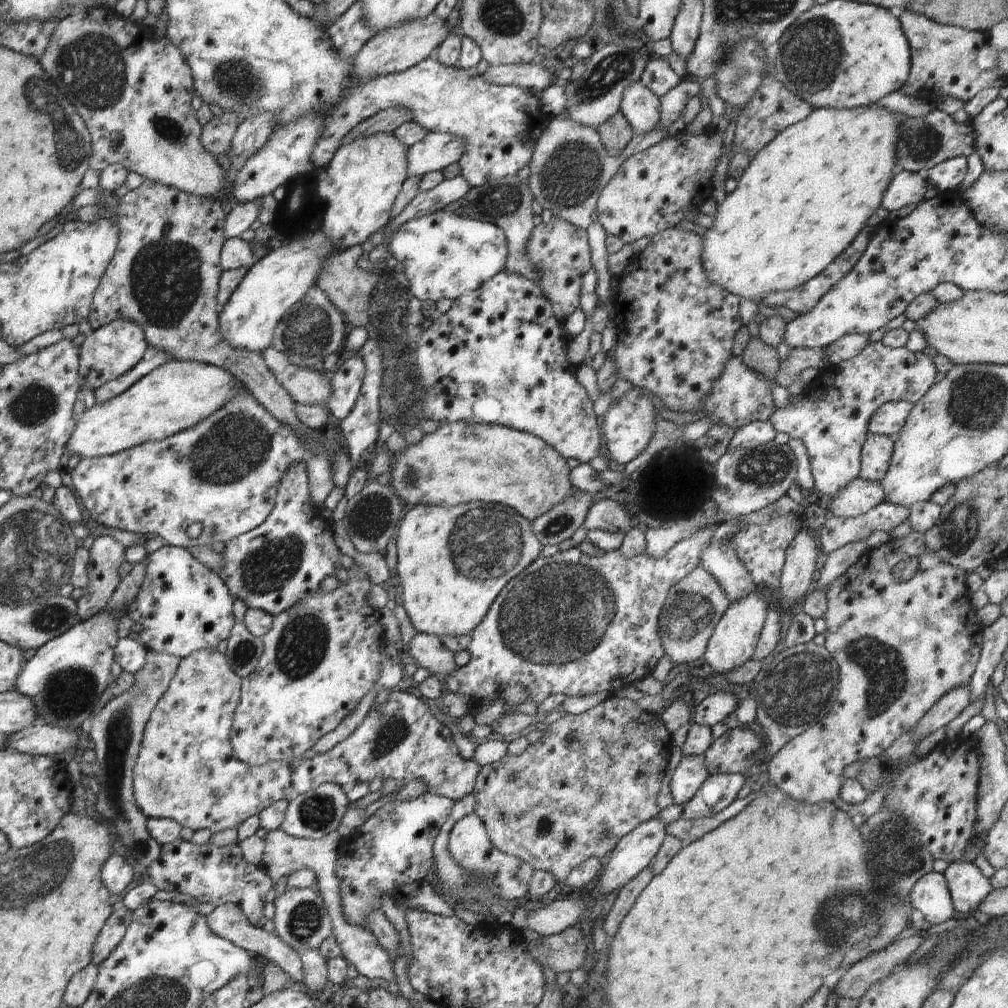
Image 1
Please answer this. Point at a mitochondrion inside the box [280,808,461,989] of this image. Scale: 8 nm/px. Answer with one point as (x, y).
(305, 921)

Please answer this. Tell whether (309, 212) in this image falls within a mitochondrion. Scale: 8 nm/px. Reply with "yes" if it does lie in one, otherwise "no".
no

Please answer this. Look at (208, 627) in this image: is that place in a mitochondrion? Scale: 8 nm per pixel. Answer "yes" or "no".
no

